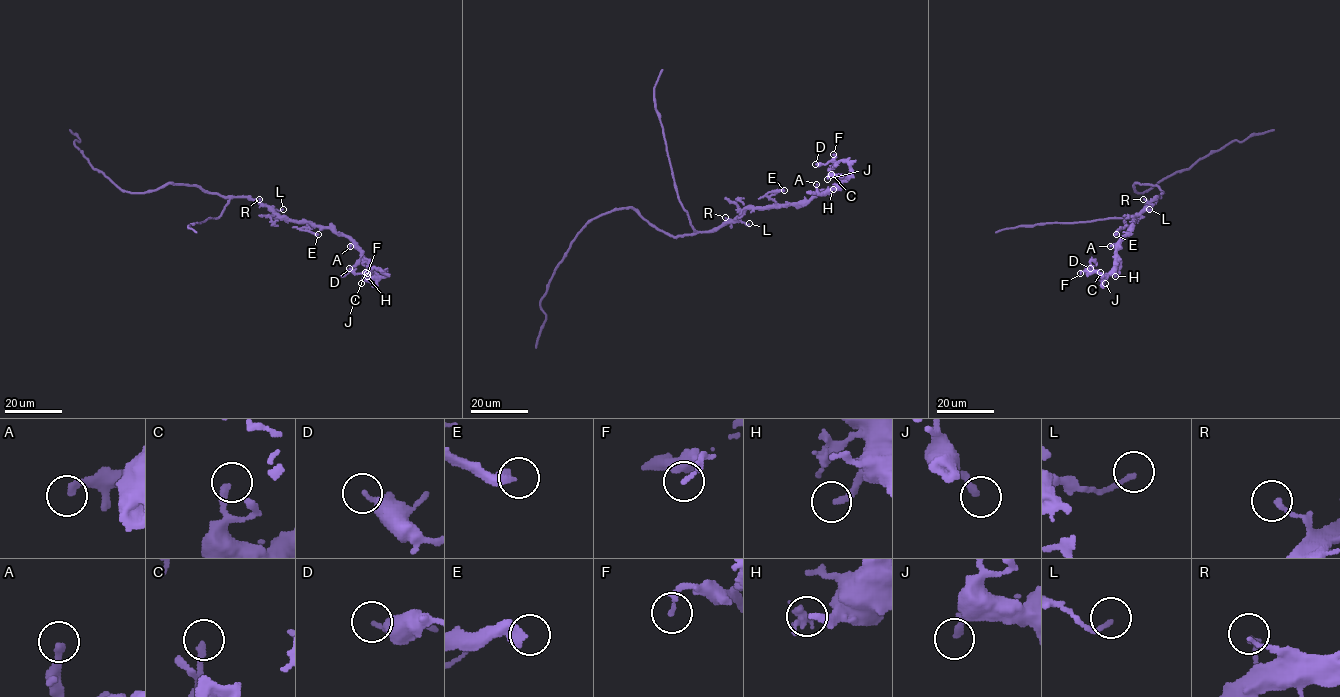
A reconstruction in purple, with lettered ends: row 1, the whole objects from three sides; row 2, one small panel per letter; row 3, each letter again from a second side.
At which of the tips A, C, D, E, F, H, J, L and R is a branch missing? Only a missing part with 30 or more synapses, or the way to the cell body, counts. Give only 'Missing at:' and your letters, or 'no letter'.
Missing at: no letter

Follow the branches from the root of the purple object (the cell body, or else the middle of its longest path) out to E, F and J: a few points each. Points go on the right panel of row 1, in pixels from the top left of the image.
E: (1162, 192), (1130, 226), (1121, 228), (1116, 234)
F: (1162, 192), (1134, 218), (1120, 241), (1117, 264), (1108, 273), (1102, 276), (1087, 268), (1080, 273)
J: (1162, 192), (1134, 218), (1131, 228), (1120, 241), (1117, 264), (1102, 279), (1105, 283)

